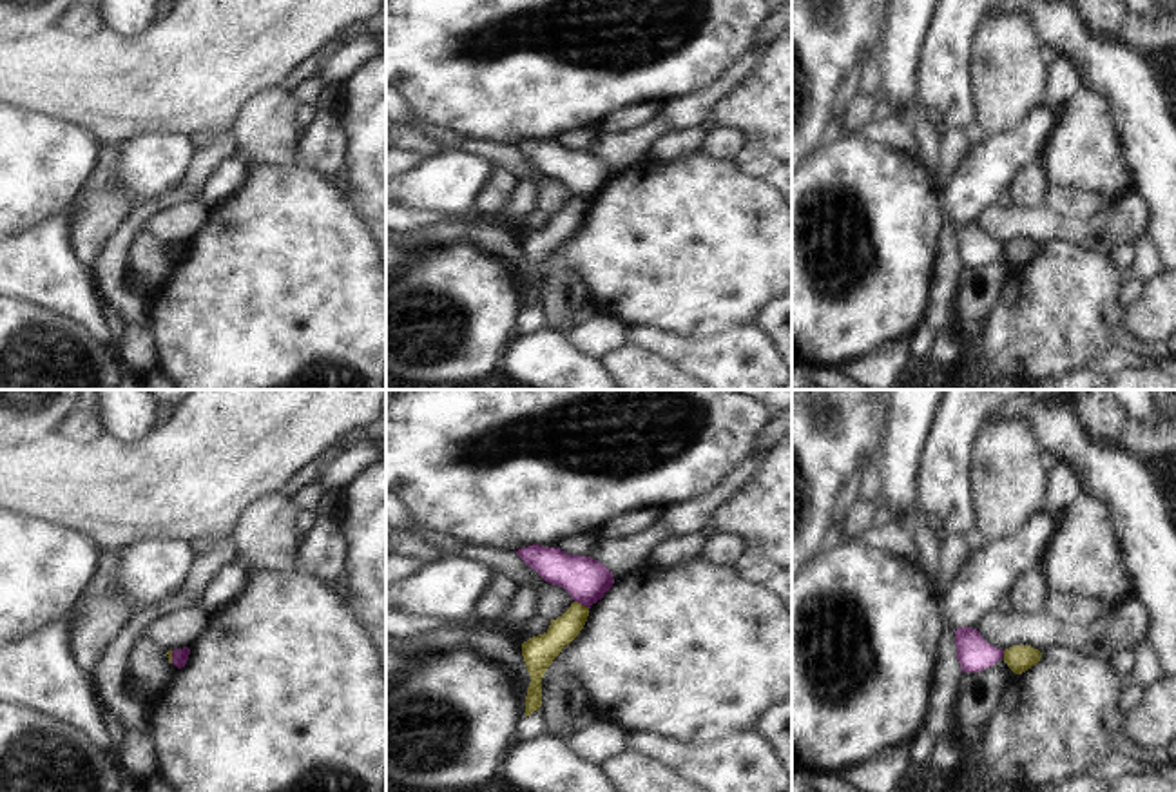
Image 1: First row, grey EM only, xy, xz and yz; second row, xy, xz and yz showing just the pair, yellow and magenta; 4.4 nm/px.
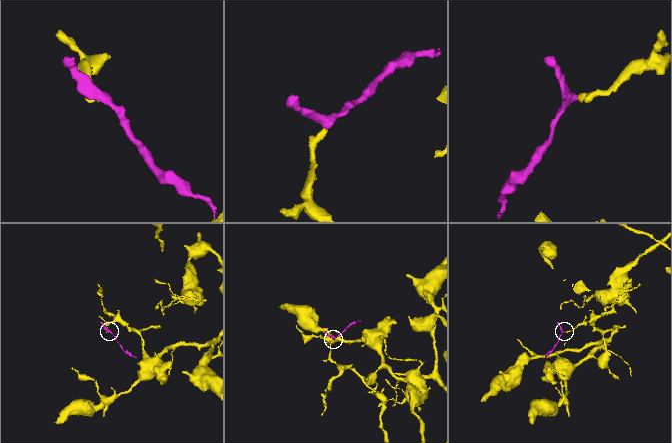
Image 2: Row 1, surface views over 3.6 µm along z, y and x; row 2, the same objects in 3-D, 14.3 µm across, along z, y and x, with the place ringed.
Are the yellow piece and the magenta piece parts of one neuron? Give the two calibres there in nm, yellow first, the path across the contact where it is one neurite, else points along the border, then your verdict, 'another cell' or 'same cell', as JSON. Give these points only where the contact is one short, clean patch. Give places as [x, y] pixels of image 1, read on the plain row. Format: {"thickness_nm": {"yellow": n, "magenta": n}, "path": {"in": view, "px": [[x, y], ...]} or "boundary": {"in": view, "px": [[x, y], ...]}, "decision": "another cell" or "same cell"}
{"thickness_nm": {"yellow": 130, "magenta": 190}, "boundary": {"in": "xz", "px": [[575, 194], [589, 202]]}, "decision": "another cell"}

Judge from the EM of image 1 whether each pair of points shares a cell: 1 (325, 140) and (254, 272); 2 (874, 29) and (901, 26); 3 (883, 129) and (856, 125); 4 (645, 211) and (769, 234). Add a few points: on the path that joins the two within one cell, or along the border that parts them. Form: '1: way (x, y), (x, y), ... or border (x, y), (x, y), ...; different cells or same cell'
1: border (303, 165), (327, 178); different cells
2: border (888, 19), (888, 33), (883, 42); different cells
3: border (874, 122), (857, 135); different cells
4: way (676, 234), (738, 234); same cell

